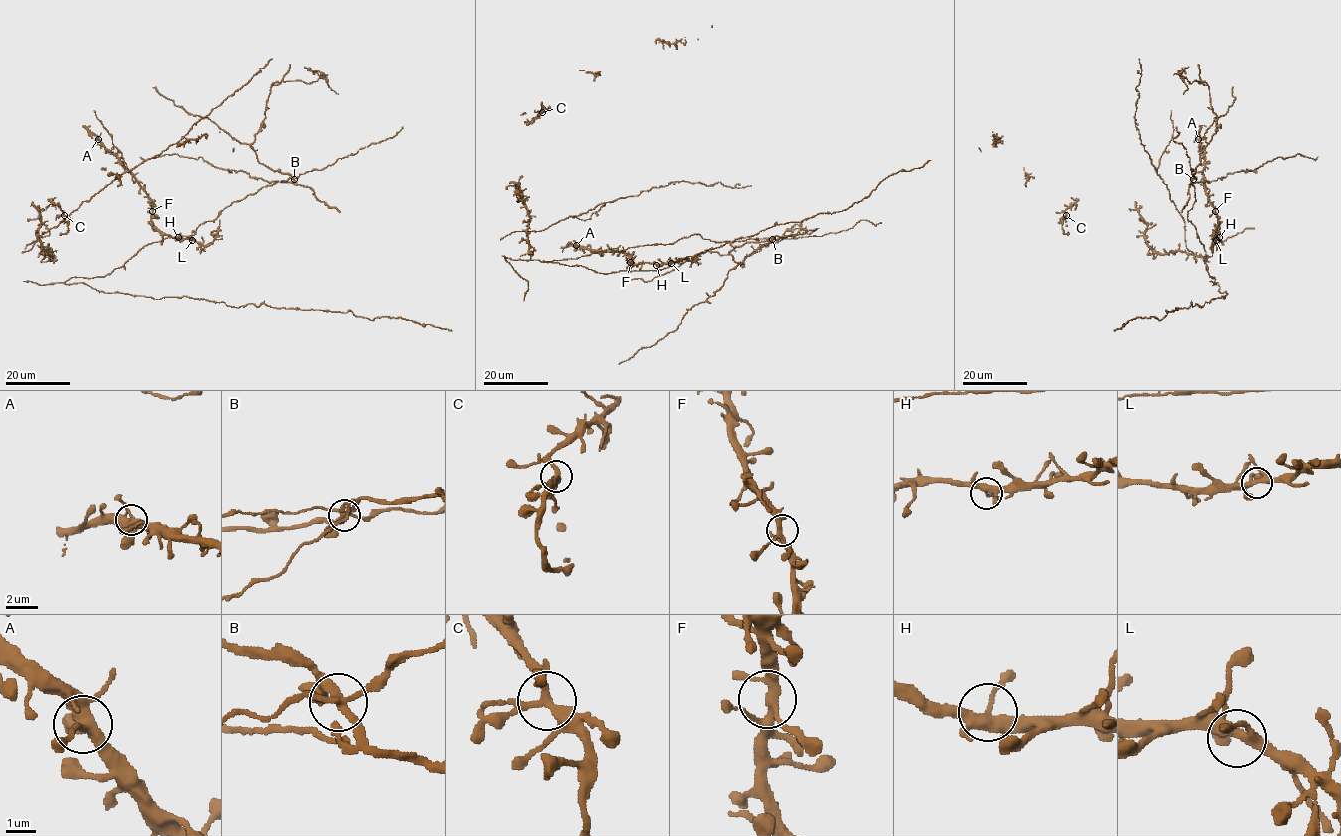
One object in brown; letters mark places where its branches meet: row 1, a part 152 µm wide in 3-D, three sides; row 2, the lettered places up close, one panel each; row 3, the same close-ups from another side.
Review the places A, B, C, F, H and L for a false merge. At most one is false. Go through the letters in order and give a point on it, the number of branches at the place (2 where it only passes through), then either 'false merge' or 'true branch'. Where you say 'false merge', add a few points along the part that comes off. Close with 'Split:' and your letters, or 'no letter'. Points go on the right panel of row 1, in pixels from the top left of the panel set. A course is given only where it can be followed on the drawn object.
A: (1198, 139) | 5 | true branch
B: (1193, 179) | 5 | false merge | (1193, 179), (1201, 152), (1215, 132), (1217, 118), (1207, 85), (1183, 77), (1187, 87), (1183, 94)
C: (1066, 215) | 4 | true branch
F: (1215, 211) | 5 | true branch
H: (1219, 237) | 5 | true branch
L: (1216, 240) | 5 | true branch
Split: B

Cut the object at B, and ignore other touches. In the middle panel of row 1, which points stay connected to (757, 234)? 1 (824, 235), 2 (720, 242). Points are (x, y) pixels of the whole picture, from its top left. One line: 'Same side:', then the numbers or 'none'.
Same side: 1, 2

